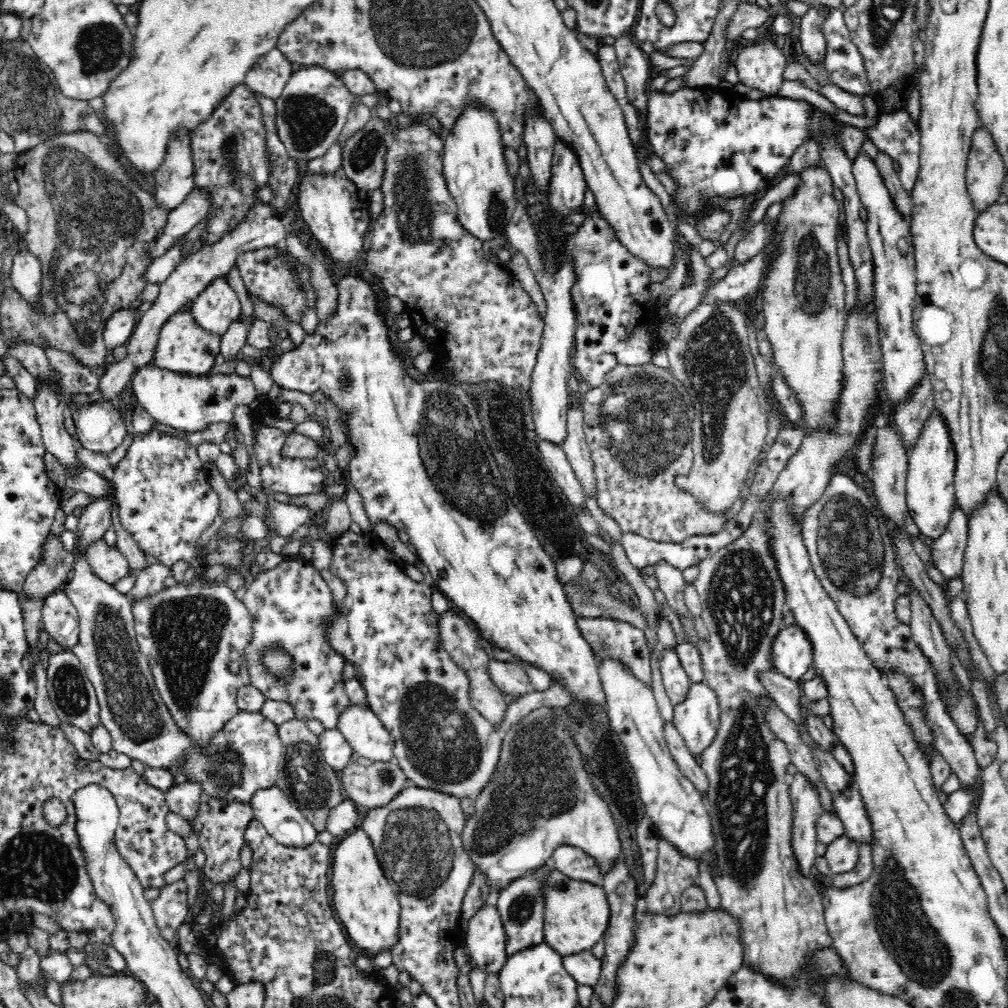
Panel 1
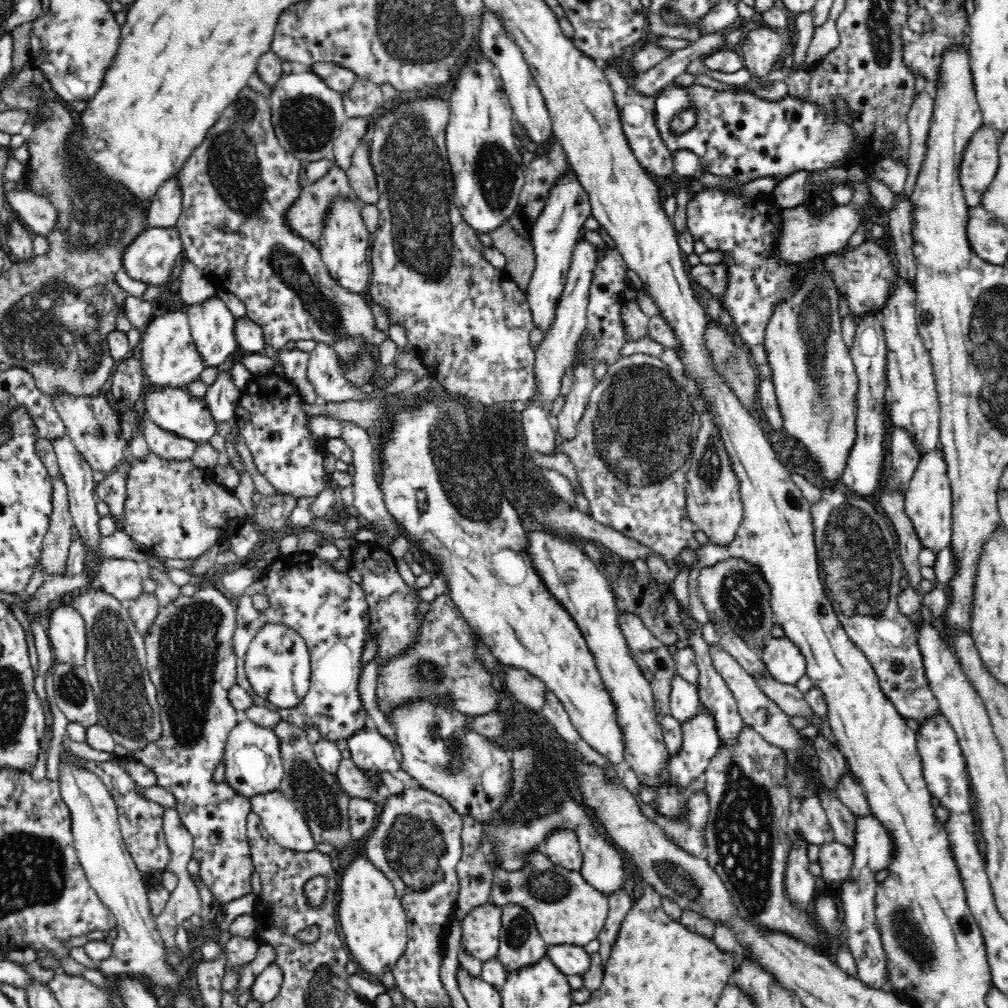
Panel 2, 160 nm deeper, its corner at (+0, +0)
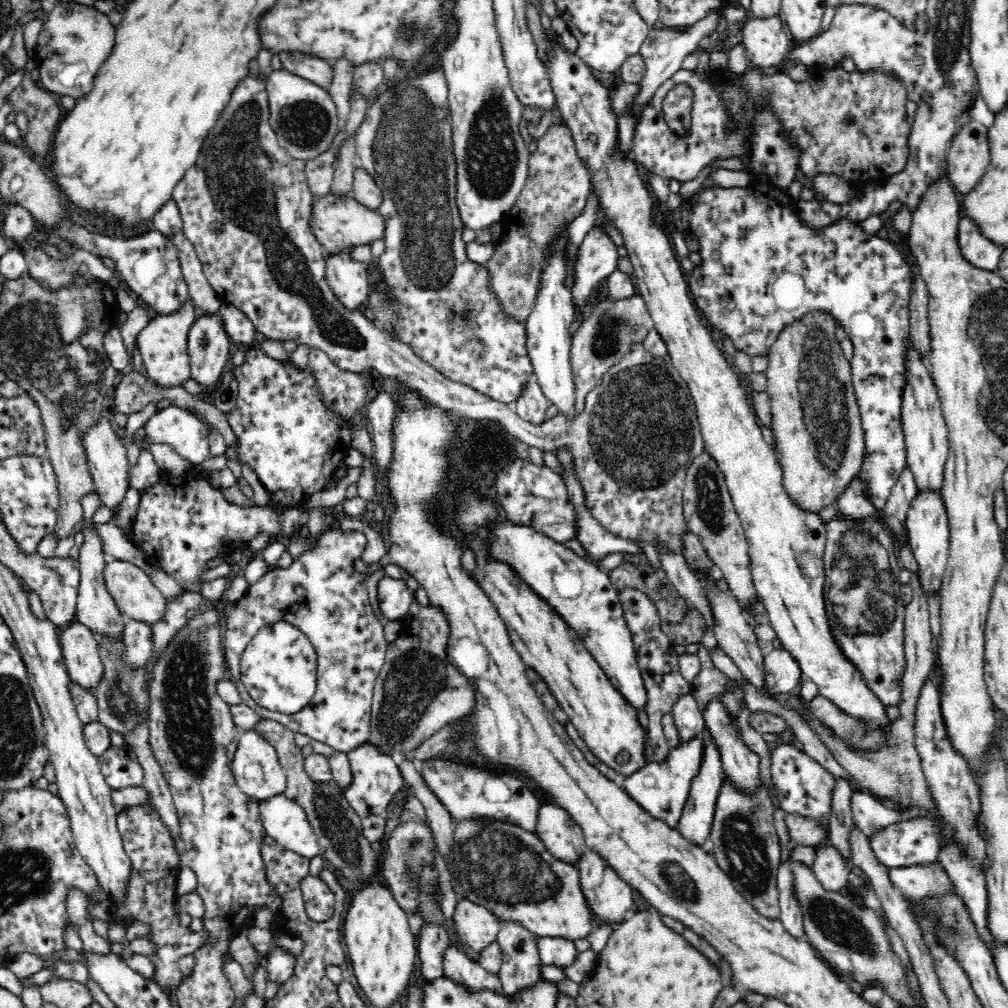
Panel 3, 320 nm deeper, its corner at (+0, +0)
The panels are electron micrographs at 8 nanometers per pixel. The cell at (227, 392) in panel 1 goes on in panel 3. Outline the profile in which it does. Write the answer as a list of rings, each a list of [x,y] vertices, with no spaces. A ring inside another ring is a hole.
[[[169,405],[156,411],[144,430],[150,444],[168,444],[190,463],[201,463],[209,453],[209,425],[192,410]]]

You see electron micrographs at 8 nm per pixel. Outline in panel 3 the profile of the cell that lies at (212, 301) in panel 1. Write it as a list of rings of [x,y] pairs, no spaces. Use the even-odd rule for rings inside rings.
[[[199,312],[188,334],[192,380],[204,387],[203,396],[217,386],[230,356],[230,340],[218,312]]]

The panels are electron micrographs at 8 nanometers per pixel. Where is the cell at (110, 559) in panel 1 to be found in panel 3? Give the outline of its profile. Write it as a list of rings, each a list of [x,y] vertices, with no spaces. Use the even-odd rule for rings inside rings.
[[[114,560],[105,566],[104,576],[108,591],[122,616],[148,622],[151,626],[164,616],[166,600],[142,568],[124,560]]]

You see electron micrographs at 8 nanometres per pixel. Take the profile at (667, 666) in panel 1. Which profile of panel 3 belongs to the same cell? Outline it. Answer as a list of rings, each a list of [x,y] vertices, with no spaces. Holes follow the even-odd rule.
[[[692,693],[681,694],[672,705],[671,714],[680,735],[680,742],[694,738],[705,730],[703,710]]]

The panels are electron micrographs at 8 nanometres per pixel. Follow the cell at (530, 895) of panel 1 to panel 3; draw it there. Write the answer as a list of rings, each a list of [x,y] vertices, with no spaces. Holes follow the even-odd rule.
[[[501,921],[497,943],[503,952],[503,959],[498,978],[505,996],[520,987],[533,985],[541,977],[543,962],[538,952],[538,938],[520,921]]]

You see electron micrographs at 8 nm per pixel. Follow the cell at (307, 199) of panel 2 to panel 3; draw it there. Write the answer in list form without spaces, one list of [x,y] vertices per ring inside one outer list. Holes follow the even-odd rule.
[[[330,190],[323,195],[313,195],[309,227],[316,241],[324,246],[328,253],[340,252],[348,246],[371,245],[384,238],[383,218],[372,209],[360,204],[351,193],[340,195]]]

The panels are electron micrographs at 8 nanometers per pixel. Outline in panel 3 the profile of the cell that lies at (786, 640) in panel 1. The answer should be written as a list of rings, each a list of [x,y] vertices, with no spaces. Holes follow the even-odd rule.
[[[780,645],[763,658],[763,669],[766,673],[766,683],[771,692],[791,691],[798,686],[803,675],[797,659]]]

